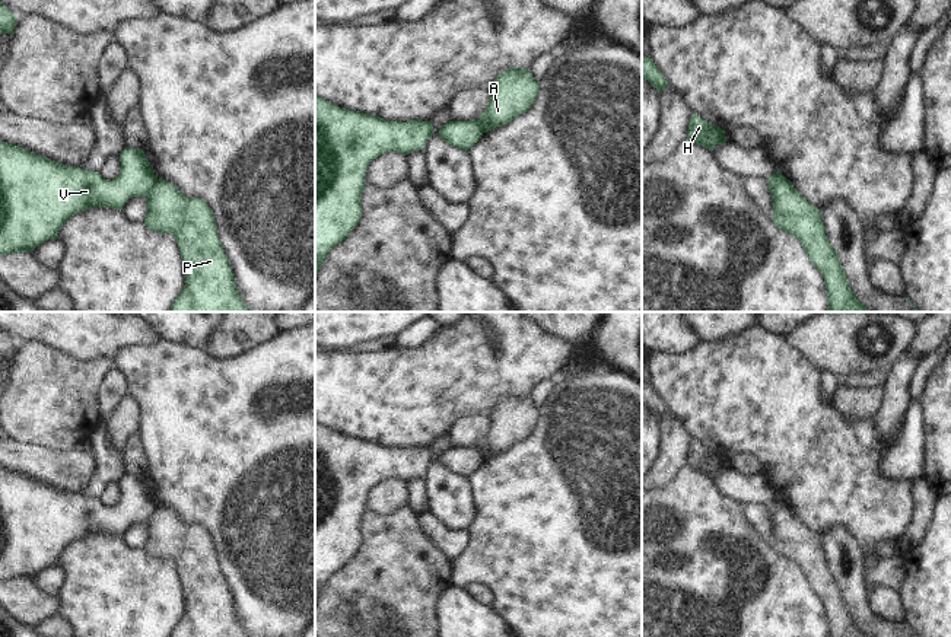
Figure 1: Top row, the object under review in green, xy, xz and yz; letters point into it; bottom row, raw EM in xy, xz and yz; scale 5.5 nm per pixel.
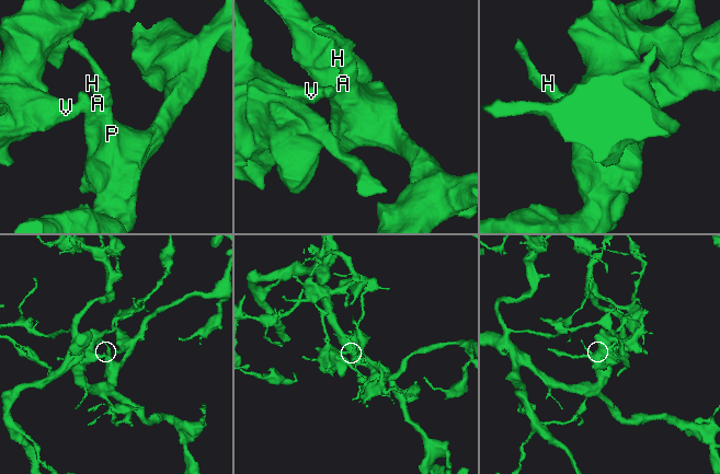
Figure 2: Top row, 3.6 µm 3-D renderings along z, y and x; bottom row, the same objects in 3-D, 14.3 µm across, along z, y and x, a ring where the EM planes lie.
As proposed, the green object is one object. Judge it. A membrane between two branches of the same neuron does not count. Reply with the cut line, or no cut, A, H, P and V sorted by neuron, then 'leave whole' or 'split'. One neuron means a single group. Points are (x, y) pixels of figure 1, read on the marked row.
xy (156, 178), (146, 196) | A H P / V | split

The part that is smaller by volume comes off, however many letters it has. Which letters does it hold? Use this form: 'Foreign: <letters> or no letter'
Foreign: V

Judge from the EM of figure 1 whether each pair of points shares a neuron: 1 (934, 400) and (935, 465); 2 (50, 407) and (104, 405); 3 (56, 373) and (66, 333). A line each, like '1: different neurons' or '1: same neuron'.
1: same neuron
2: different neurons
3: different neurons

